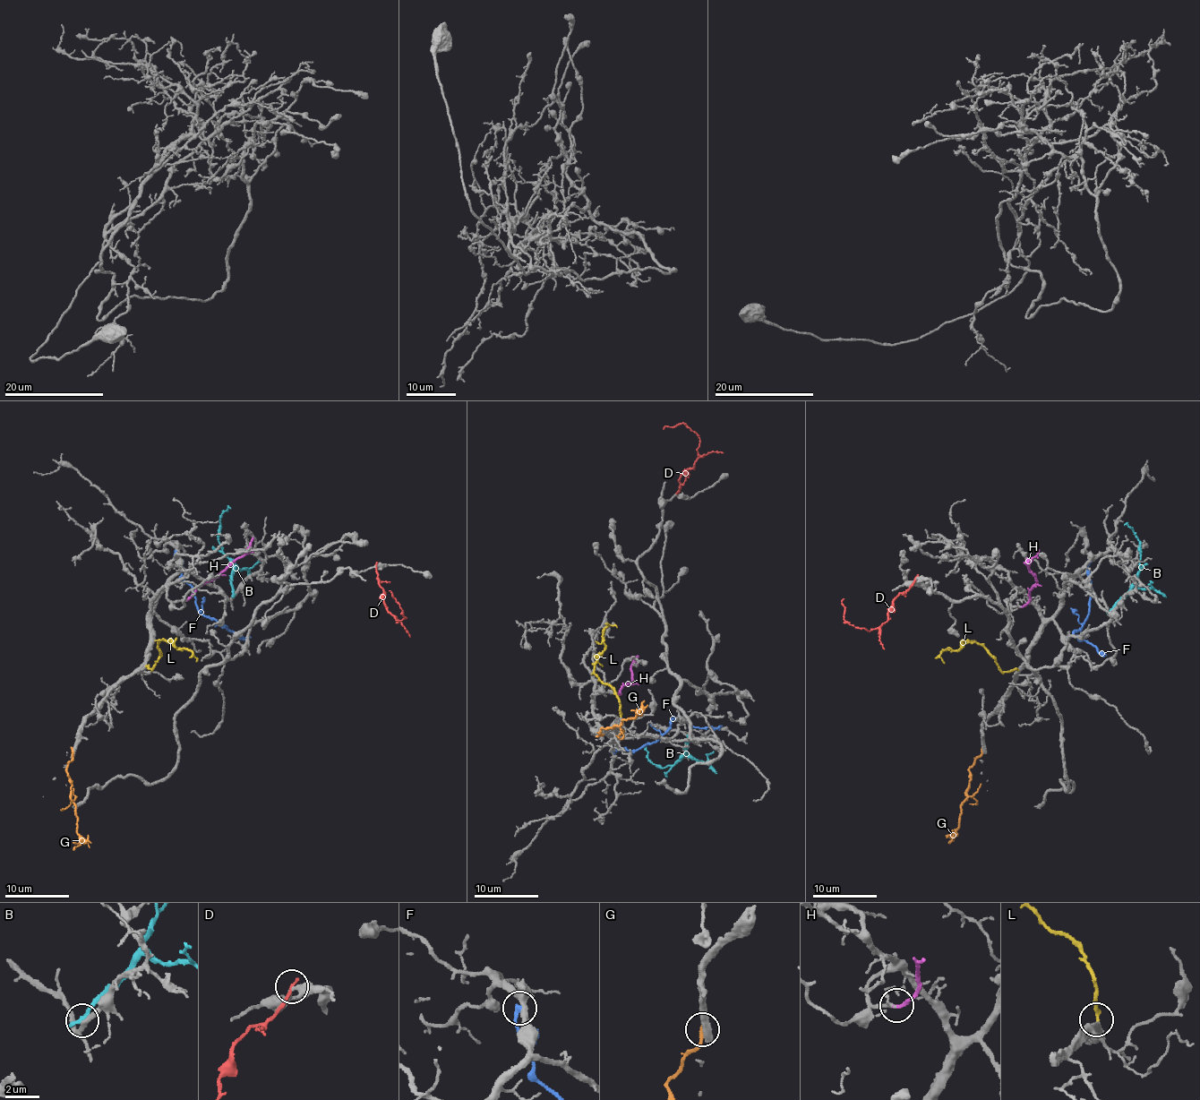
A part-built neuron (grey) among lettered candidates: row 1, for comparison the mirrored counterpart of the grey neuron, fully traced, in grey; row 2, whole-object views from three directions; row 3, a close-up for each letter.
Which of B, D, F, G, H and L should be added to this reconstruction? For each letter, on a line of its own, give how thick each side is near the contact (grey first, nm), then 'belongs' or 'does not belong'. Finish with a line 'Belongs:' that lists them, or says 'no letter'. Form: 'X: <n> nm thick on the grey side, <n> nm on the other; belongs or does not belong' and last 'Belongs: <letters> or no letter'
B: 260 nm thick on the grey side, 320 nm on the other; does not belong
D: 300 nm thick on the grey side, 180 nm on the other; does not belong
F: 360 nm thick on the grey side, 320 nm on the other; does not belong
G: 550 nm thick on the grey side, 280 nm on the other; does not belong
H: 240 nm thick on the grey side, 220 nm on the other; belongs
L: 440 nm thick on the grey side, 240 nm on the other; belongs
Belongs: H, L

